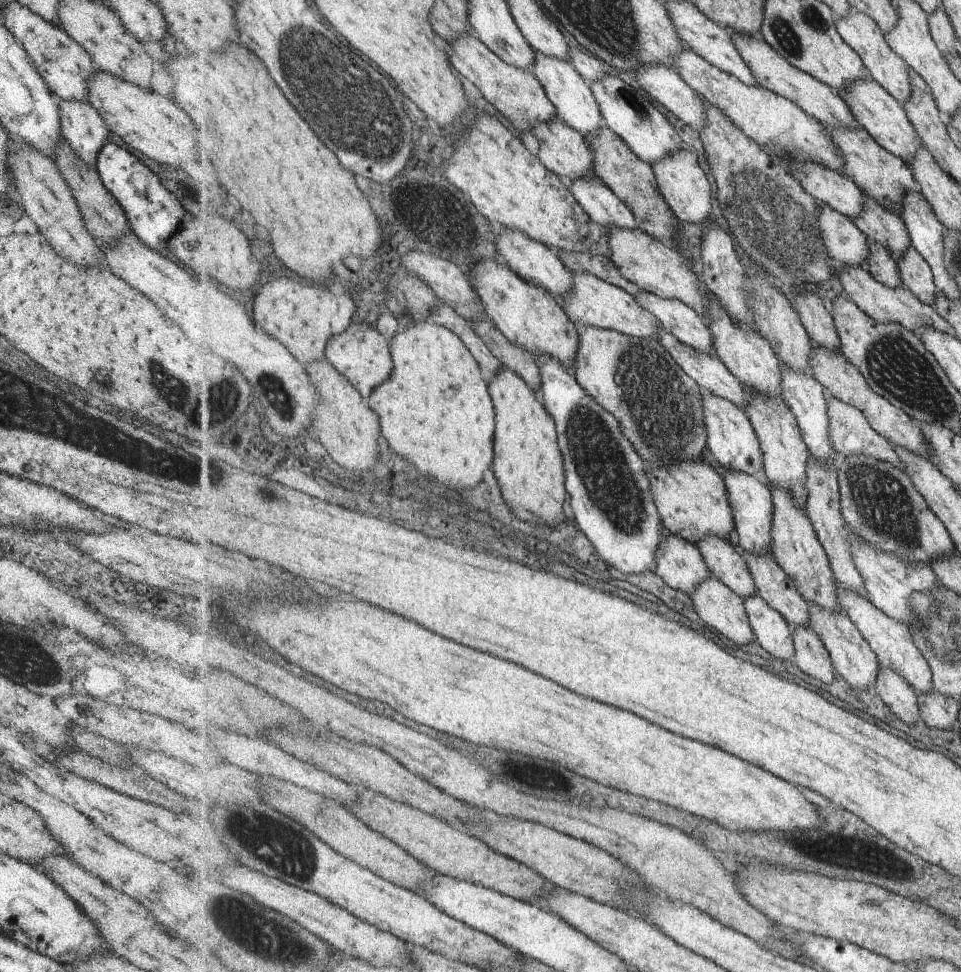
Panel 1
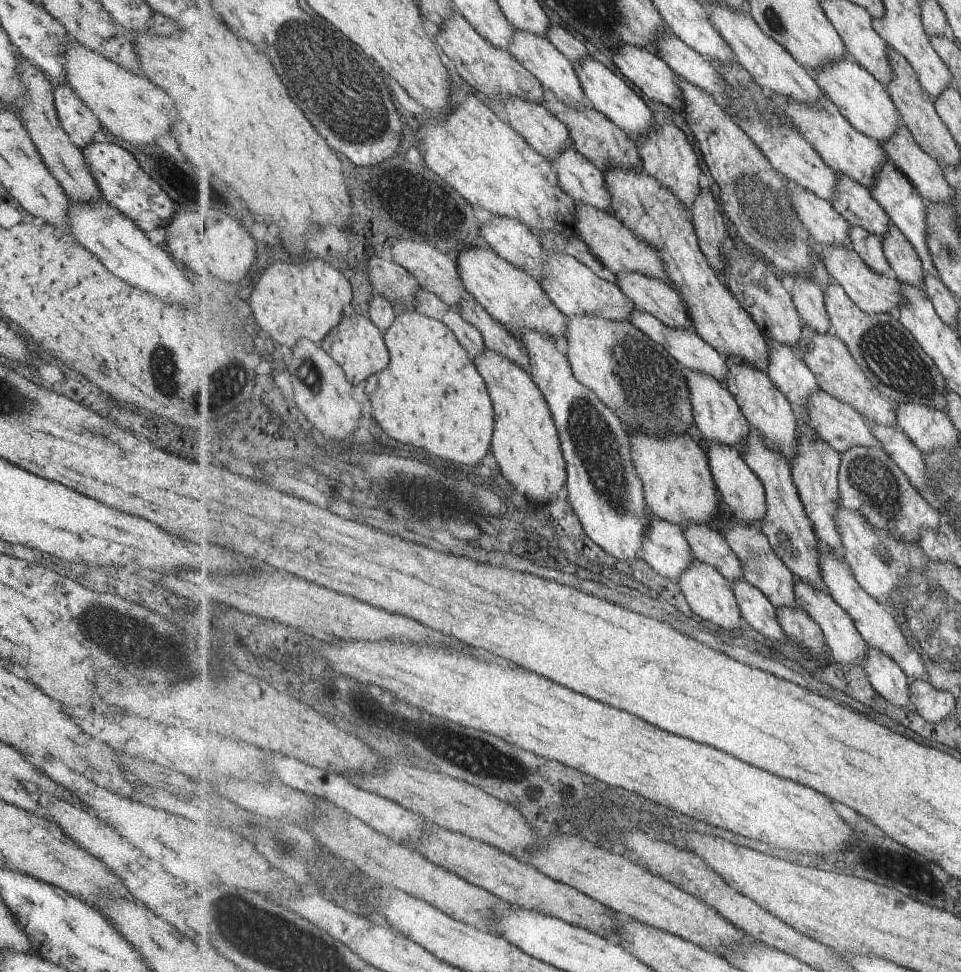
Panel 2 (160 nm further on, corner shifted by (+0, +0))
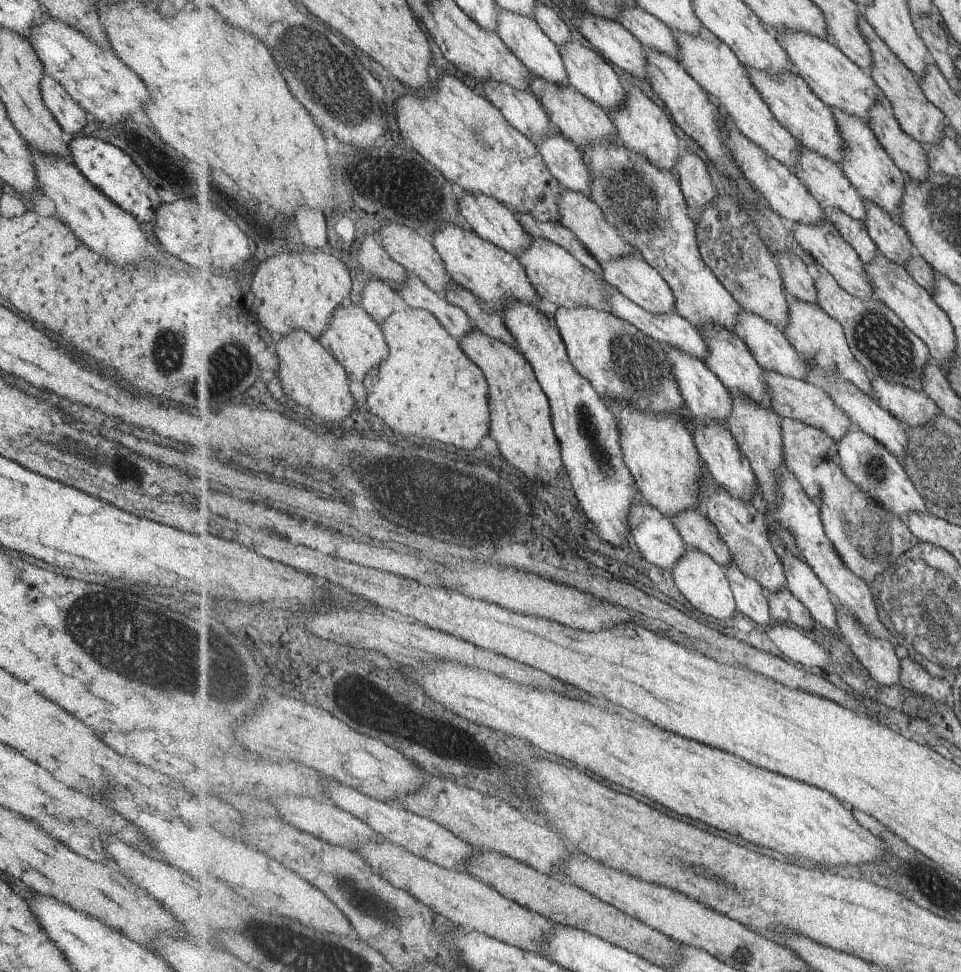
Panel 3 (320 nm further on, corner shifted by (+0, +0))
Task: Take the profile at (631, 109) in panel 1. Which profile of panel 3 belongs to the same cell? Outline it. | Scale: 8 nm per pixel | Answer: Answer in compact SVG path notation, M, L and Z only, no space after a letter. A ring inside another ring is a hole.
M571 40L559 48L566 63L570 86L587 95L593 102L596 102L608 112L620 109L626 97L625 82L615 74L613 66L609 62L605 62L606 58L597 54L595 48L583 46L581 42L575 40Z

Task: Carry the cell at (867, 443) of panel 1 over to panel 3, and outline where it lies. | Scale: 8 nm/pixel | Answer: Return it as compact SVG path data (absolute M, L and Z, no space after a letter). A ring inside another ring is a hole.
M765 371L766 387L772 400L772 408L782 418L791 417L799 419L808 425L815 425L826 430L835 440L841 440L847 433L855 428L849 415L840 409L832 398L822 389L809 384L803 379L797 379L775 371Z

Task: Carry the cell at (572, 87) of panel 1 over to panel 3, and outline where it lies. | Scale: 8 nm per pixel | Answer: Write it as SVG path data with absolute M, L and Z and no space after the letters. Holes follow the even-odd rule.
M500 7L498 10L498 35L521 59L521 62L523 62L531 73L556 85L570 86L562 51L556 42L553 42L551 37L541 28L541 25L534 17L521 16Z

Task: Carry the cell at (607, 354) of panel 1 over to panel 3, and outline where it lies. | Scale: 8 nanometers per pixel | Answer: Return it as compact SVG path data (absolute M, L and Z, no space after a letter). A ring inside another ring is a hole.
M589 305L558 307L554 318L566 342L571 362L584 377L589 379L589 382L594 384L596 390L609 404L627 399L638 409L651 409L656 413L674 413L677 408L686 406L686 400L681 394L664 344L612 312Z

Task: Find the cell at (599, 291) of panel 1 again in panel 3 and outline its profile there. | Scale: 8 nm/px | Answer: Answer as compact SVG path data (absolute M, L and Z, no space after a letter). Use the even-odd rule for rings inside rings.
M544 235L531 236L531 244L517 257L527 271L528 277L541 298L556 303L559 307L589 305L599 310L612 312L608 303L607 284L598 280L597 274L585 266L559 244Z

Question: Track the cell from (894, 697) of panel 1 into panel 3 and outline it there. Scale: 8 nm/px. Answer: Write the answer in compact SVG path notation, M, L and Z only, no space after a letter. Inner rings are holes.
M832 594L832 598L838 606L840 638L848 642L855 657L875 681L889 686L900 685L902 663L895 652L895 645L866 629L854 612L839 602L835 594Z

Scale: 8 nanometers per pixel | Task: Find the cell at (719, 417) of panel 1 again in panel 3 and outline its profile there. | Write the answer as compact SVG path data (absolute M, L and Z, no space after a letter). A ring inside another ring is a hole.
M666 345L668 358L672 364L675 378L678 382L681 394L686 400L686 407L693 414L693 419L705 419L708 421L721 421L727 423L727 418L734 407L734 396L729 388L721 382L721 379L695 355L677 347Z

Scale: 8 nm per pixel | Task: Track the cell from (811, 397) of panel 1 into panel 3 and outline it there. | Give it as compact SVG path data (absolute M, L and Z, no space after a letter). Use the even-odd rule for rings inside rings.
M743 309L736 318L733 331L747 343L763 370L775 371L785 376L805 380L808 370L805 364L806 359L798 353L798 350L787 340L784 331L775 326L775 323L763 315Z

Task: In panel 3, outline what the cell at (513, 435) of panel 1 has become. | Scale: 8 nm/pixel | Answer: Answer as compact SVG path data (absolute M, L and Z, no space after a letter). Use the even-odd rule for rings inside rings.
M479 328L460 340L465 354L483 370L490 384L491 422L489 436L501 448L503 456L529 478L553 480L561 474L564 462L562 446L555 434L550 398L543 390L535 369L521 350L485 334Z

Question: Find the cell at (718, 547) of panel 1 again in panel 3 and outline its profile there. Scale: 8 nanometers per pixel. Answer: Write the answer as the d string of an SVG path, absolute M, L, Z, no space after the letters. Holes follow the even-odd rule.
M699 509L682 510L672 521L687 546L709 553L723 568L733 563L728 544L721 538L717 527Z

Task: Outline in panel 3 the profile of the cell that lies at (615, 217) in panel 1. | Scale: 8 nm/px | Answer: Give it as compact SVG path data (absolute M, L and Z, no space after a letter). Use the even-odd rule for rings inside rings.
M559 128L542 140L539 152L562 186L592 198L591 179L584 154Z

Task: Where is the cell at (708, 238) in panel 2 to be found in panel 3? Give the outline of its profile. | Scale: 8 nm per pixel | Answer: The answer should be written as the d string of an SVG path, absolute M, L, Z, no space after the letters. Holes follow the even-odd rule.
M683 146L675 163L675 172L679 175L689 213L698 222L704 208L717 196L707 164L699 154L692 153Z

